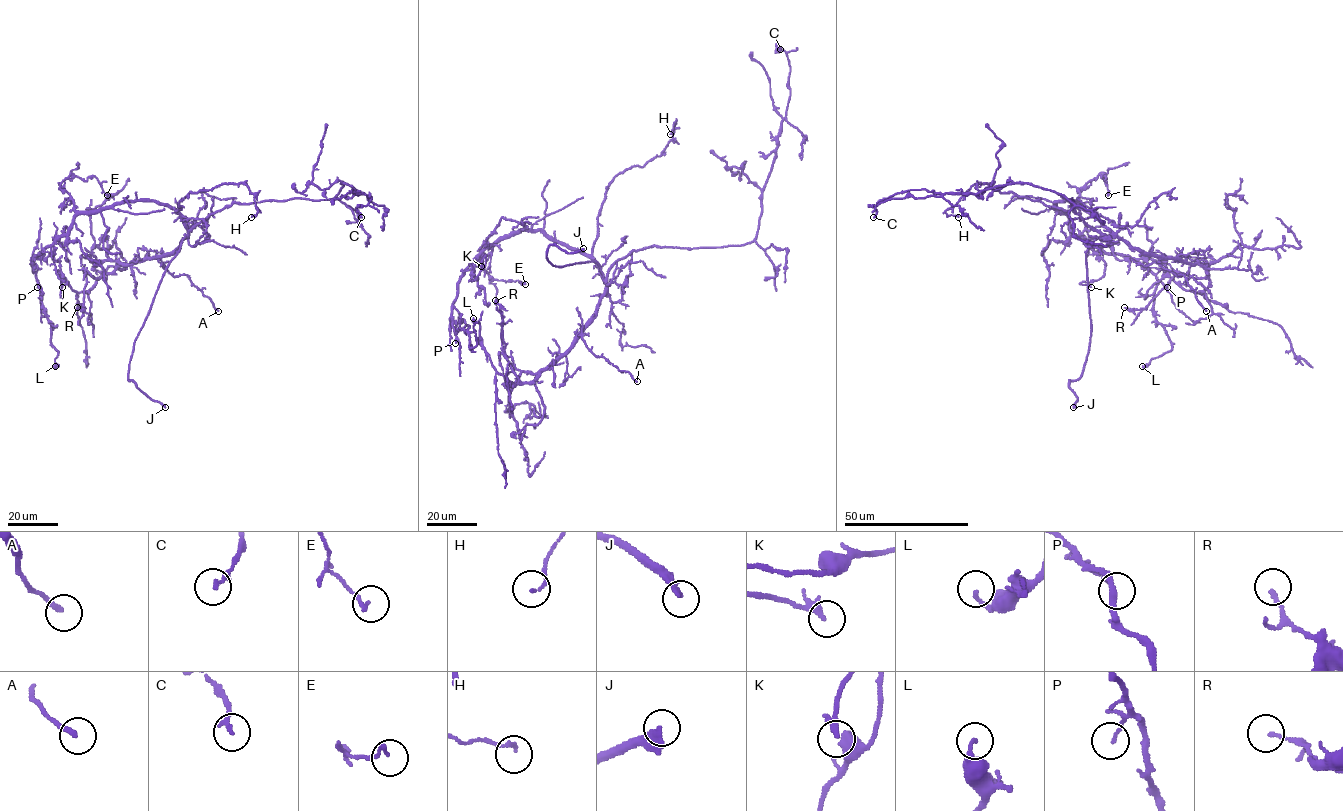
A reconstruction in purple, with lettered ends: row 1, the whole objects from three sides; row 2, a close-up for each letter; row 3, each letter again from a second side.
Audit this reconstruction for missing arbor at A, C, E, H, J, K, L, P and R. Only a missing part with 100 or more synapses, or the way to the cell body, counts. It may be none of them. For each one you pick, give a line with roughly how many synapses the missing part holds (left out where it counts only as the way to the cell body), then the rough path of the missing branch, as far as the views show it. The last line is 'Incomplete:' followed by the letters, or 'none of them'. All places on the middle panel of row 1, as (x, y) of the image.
Incomplete: J

